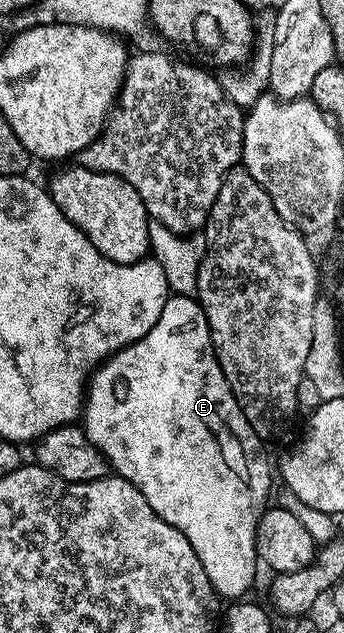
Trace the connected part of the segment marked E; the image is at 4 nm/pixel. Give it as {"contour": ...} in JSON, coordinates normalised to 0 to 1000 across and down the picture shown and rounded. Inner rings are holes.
{"contour":[[[491,466],[483,483],[471,483],[471,496],[459,496],[459,509],[448,509],[439,521],[413,534],[401,534],[401,540],[369,543],[352,556],[317,562],[270,586],[250,608],[238,675],[262,698],[273,698],[273,705],[285,705],[285,711],[297,711],[297,717],[314,725],[323,744],[352,752],[358,758],[375,758],[419,782],[424,793],[436,793],[448,812],[459,812],[494,831],[515,834],[552,856],[552,863],[564,863],[564,875],[576,875],[576,888],[587,888],[587,900],[599,900],[599,913],[610,913],[619,937],[642,943],[674,942],[663,945],[706,943],[698,940],[744,916],[744,897],[750,899],[744,823],[767,810],[770,803],[782,801],[797,739],[794,735],[791,739],[779,735],[779,720],[767,716],[770,697],[756,695],[750,686],[738,686],[738,679],[727,679],[727,667],[715,667],[715,654],[703,654],[645,591],[645,578],[622,559],[610,515],[599,509],[599,496],[581,488],[578,474],[552,468]]]}

